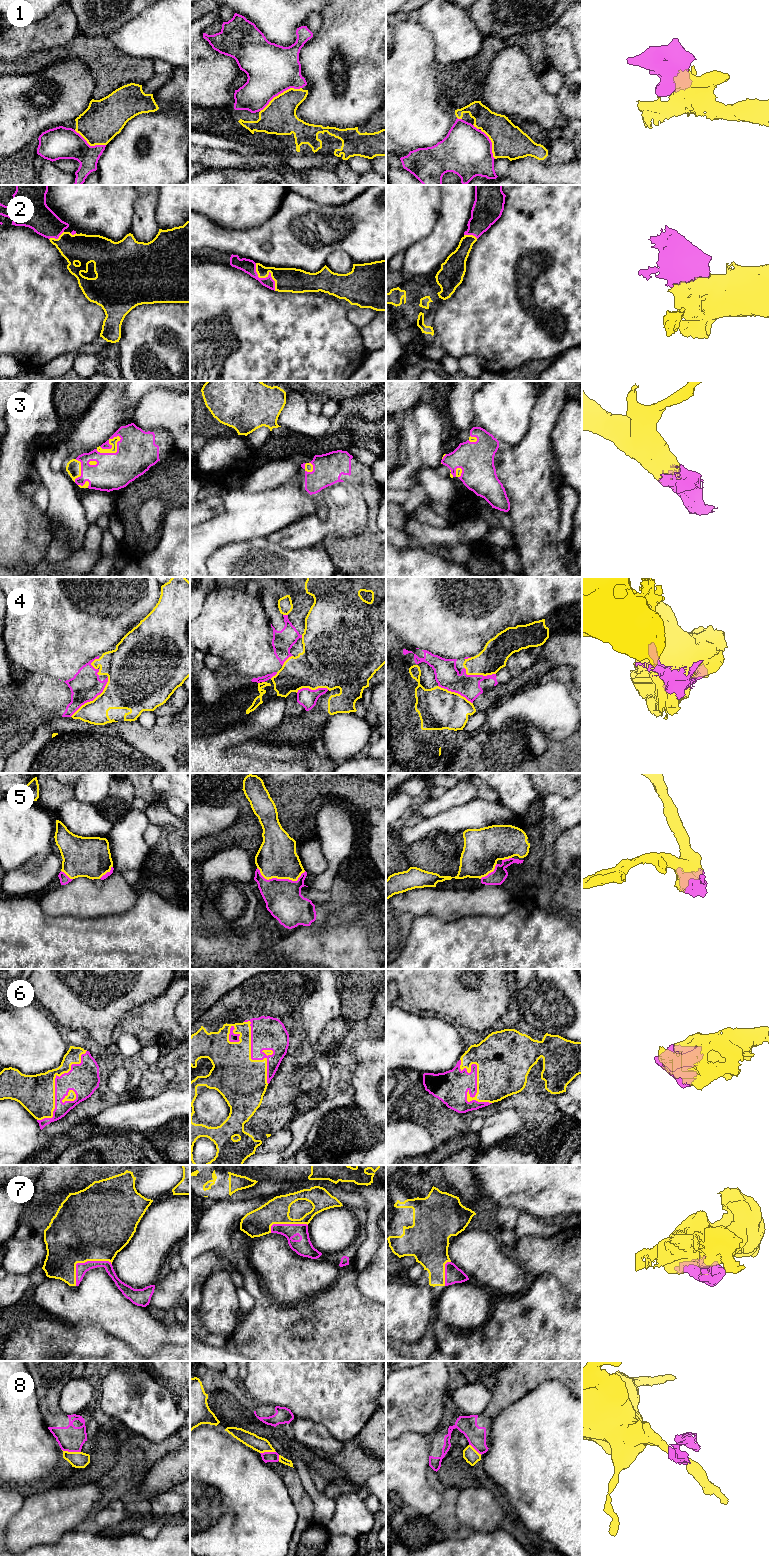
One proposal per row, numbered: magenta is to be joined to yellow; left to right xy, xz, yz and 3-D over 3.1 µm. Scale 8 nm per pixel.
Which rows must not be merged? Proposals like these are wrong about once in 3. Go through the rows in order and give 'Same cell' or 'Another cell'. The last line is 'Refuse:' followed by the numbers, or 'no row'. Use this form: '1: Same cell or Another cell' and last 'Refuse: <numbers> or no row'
1: Another cell
2: Same cell
3: Same cell
4: Another cell
5: Same cell
6: Same cell
7: Same cell
8: Another cell
Refuse: 1, 4, 8

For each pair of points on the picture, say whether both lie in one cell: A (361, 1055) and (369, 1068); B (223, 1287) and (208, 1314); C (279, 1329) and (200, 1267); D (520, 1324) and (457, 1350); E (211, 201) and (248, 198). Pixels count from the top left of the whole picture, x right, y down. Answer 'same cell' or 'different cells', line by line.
A: different cells
B: same cell
C: different cells
D: same cell
E: same cell

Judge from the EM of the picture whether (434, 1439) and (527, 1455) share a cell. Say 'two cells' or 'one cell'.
two cells

